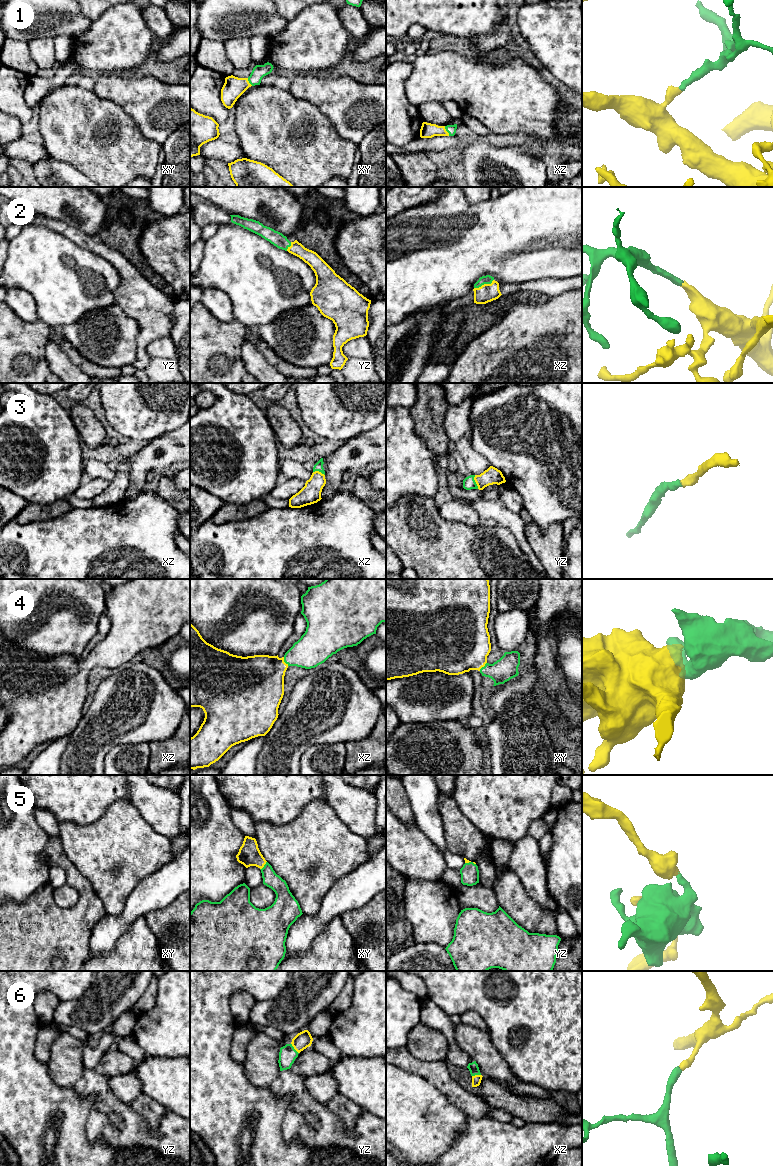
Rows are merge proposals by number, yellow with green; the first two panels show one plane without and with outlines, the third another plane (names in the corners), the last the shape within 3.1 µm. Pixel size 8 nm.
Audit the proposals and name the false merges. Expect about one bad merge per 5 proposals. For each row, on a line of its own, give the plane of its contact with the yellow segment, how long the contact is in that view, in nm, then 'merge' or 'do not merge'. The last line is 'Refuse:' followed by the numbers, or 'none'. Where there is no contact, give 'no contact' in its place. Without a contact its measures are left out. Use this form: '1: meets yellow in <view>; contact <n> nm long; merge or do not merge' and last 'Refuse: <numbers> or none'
1: meets yellow in xz; contact 90 nm long; merge
2: meets yellow in xz; contact 180 nm long; merge
3: meets yellow in yz; contact 120 nm long; merge
4: meets yellow in xz; contact 80 nm long; merge
5: meets yellow in xy; contact 90 nm long; merge
6: meets yellow in yz; contact 110 nm long; merge
Refuse: none

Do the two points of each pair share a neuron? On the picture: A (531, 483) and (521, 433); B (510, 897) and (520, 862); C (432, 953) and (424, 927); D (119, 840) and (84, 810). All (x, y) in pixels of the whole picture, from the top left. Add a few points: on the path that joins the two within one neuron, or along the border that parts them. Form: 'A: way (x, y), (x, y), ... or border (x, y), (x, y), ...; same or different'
A: way (531, 471), (531, 445); same
B: border (508, 864), (529, 894); different
C: border (415, 942), (435, 942), (444, 948); different
D: border (112, 803), (91, 823), (79, 825), (73, 822); different

